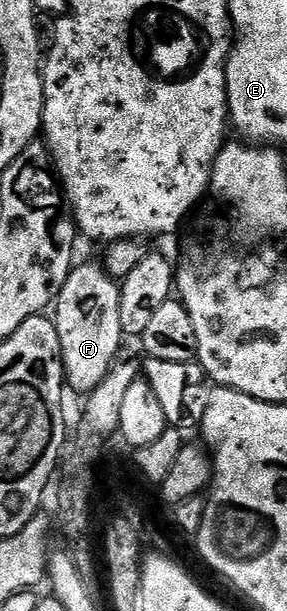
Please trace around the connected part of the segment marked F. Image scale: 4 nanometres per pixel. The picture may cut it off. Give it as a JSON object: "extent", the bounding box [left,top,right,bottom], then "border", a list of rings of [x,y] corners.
{"extent":[53,262,125,393],"border":[[[98,262],[83,263],[72,266],[71,276],[65,281],[58,299],[53,304],[53,318],[57,337],[61,337],[61,353],[63,354],[63,373],[68,388],[90,393],[101,384],[109,369],[119,356],[119,348],[124,346],[125,336],[121,329],[121,297],[120,284],[112,279]]]}

